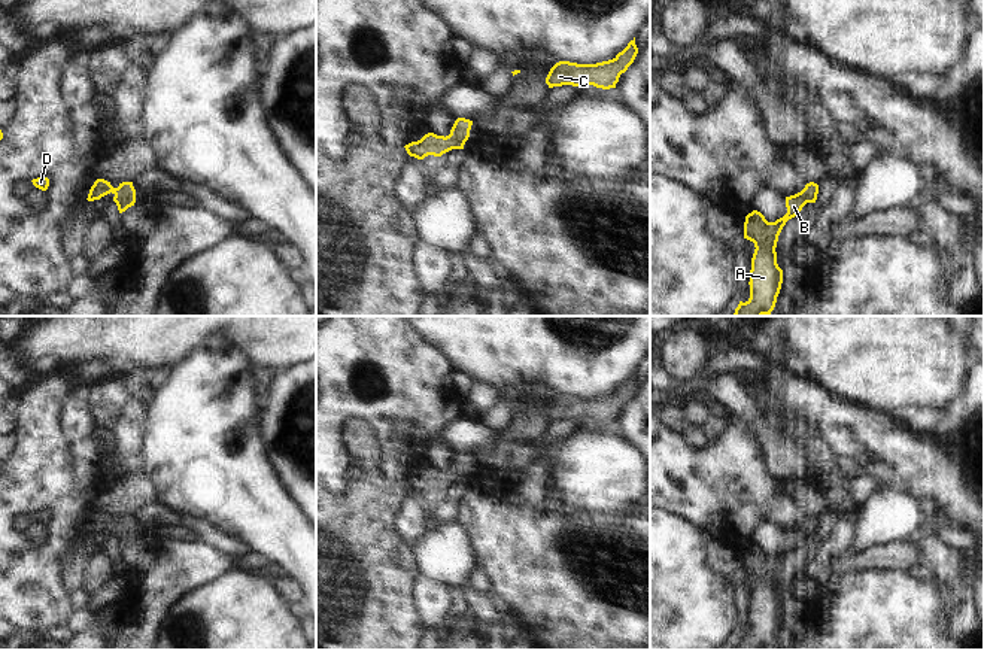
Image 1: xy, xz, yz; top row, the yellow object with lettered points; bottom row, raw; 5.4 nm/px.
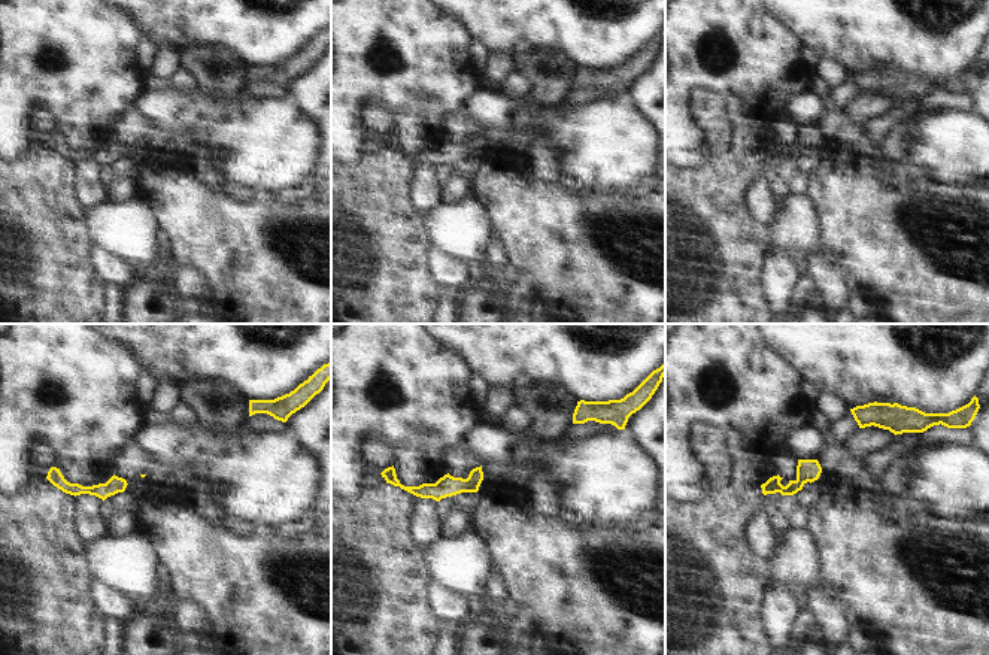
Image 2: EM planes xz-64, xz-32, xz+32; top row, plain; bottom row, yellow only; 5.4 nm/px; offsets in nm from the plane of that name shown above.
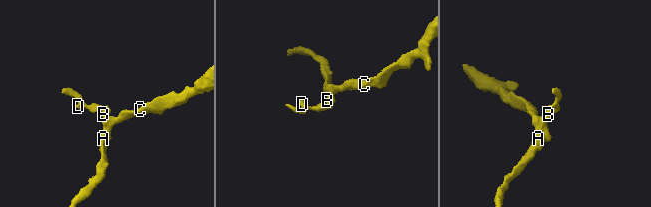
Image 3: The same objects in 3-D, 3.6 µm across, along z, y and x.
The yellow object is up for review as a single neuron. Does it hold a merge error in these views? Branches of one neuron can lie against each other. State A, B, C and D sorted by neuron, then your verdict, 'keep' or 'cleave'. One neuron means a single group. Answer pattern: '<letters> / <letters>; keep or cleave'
A B C D; keep

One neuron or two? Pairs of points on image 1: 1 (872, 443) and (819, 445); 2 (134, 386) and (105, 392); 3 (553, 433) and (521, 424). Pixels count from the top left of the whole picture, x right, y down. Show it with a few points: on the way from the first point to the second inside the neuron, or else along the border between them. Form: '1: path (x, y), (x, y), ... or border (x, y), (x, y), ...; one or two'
1: border (804, 419), (819, 430), (838, 456); two
2: border (120, 379), (131, 397); two
3: border (550, 422), (532, 440); two

